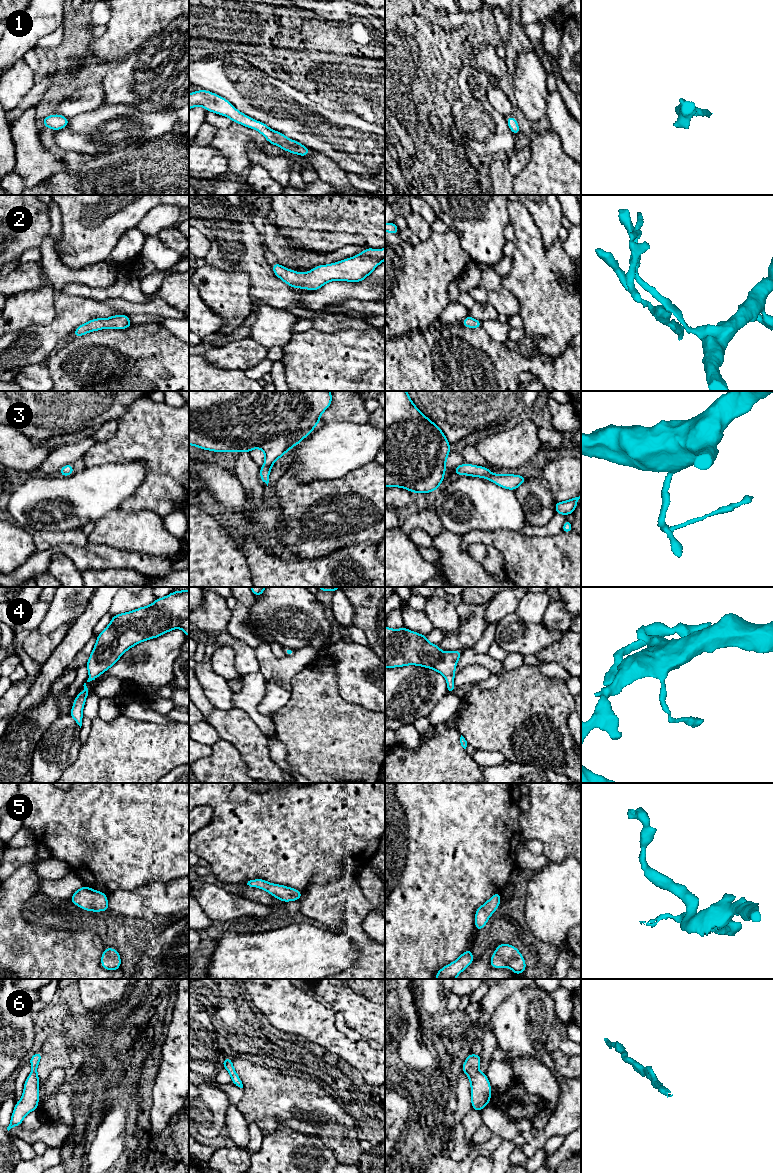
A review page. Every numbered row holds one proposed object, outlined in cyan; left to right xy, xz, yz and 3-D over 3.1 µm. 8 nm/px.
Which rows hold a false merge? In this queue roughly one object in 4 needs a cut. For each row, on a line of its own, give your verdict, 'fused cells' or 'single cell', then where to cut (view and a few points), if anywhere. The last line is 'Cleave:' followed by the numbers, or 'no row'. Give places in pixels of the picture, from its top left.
1: single cell | no cut
2: single cell | no cut
3: single cell | no cut
4: single cell | no cut
5: single cell | no cut
6: single cell | no cut
Cleave: no row

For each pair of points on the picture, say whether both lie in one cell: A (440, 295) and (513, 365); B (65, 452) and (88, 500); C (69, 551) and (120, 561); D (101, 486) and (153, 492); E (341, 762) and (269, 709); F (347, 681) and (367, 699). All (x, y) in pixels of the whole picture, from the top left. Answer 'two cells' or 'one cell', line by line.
A: two cells
B: two cells
C: one cell
D: two cells
E: two cells
F: one cell

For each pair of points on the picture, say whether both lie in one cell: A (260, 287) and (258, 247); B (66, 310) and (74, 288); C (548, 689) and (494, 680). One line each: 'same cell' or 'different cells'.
A: same cell
B: different cells
C: different cells

